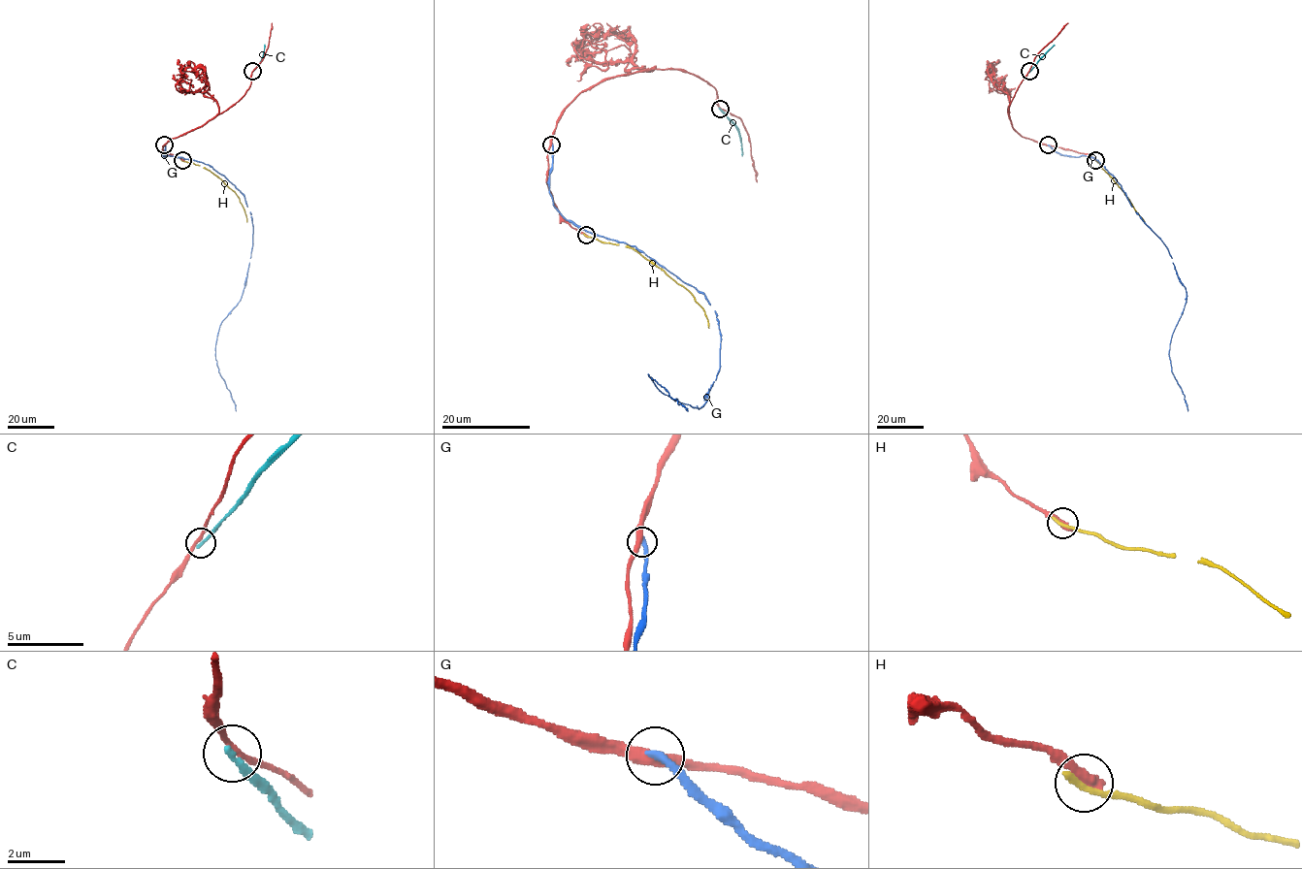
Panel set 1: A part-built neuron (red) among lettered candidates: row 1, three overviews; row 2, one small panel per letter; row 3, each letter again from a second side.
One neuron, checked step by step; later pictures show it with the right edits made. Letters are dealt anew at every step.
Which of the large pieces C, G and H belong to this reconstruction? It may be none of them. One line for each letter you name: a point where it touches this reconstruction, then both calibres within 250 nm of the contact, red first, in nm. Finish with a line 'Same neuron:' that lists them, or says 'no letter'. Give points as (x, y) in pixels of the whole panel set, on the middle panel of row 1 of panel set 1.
Same neuron: no letter

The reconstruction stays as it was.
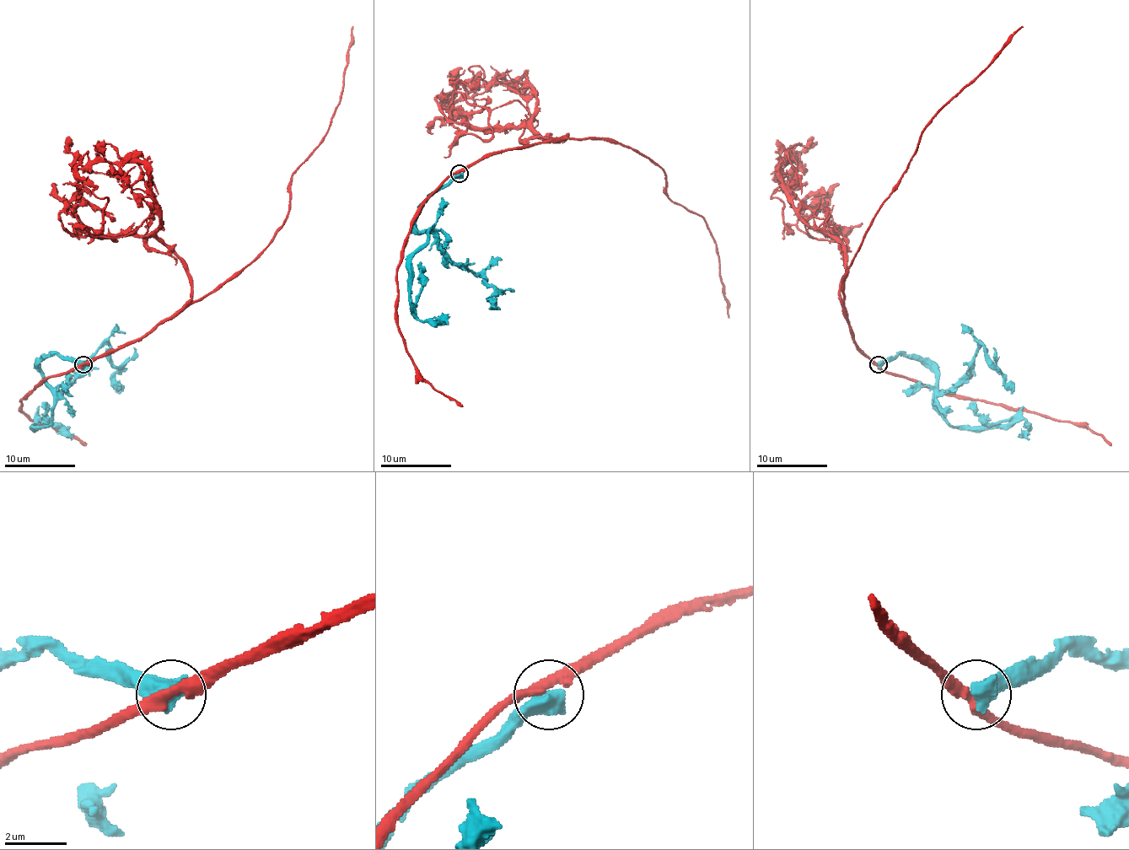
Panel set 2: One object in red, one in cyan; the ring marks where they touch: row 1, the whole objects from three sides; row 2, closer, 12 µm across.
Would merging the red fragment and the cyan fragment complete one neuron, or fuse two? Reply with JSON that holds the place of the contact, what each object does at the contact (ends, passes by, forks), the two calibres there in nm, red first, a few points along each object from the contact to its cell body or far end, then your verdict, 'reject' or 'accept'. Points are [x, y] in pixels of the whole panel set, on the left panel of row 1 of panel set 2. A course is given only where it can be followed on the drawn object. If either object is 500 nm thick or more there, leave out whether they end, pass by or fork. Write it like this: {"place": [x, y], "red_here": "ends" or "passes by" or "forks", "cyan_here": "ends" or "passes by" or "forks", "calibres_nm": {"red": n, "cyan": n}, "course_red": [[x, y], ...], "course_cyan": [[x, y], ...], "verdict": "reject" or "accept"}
{"place": [83, 364], "calibres_nm": {"red": 340, "cyan": 750}, "course_red": [[83, 365], [134, 343], [238, 275], [259, 254], [289, 212], [291, 176], [319, 144], [340, 102], [352, 26]], "course_cyan": [[83, 365], [55, 354], [39, 363], [42, 380], [53, 395], [53, 419], [35, 428], [42, 419], [74, 435]], "verdict": "reject"}

